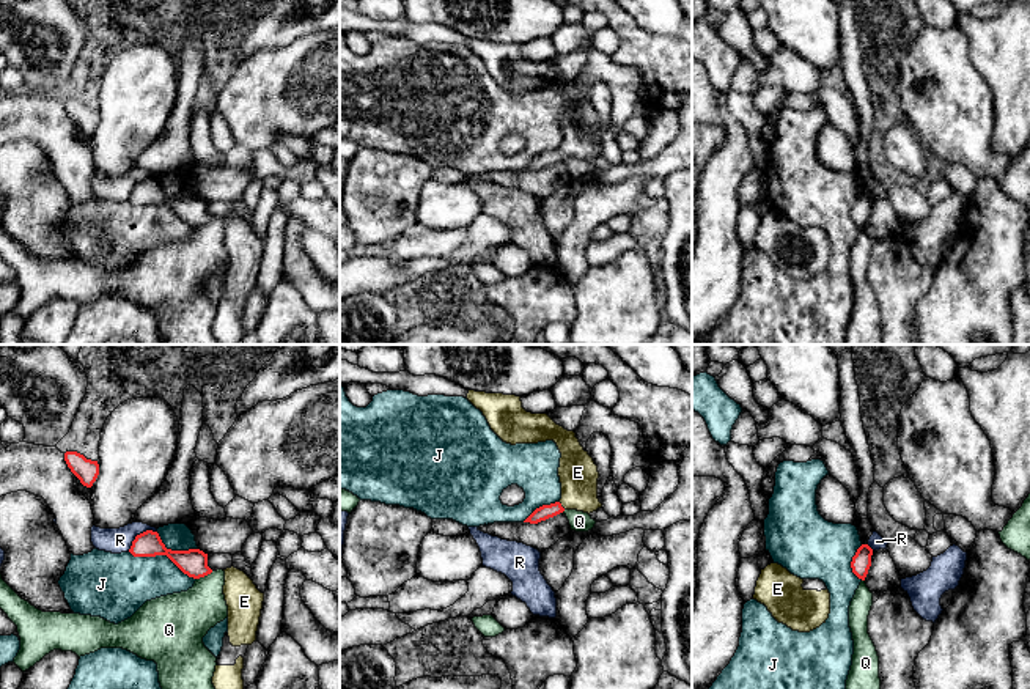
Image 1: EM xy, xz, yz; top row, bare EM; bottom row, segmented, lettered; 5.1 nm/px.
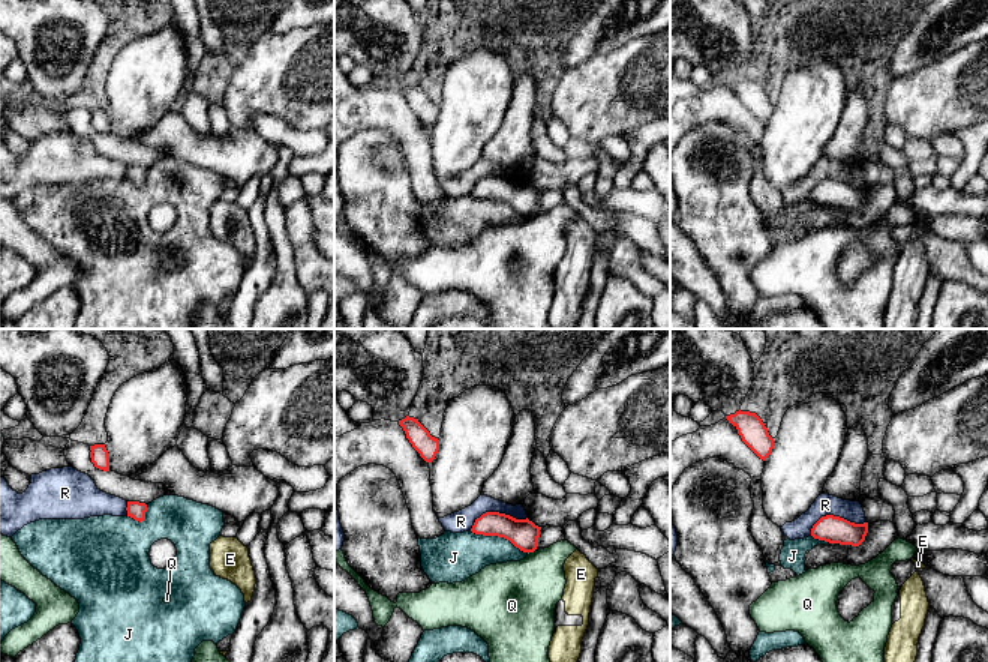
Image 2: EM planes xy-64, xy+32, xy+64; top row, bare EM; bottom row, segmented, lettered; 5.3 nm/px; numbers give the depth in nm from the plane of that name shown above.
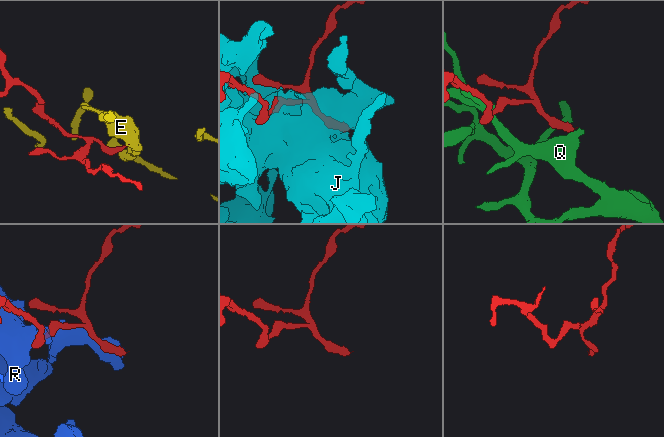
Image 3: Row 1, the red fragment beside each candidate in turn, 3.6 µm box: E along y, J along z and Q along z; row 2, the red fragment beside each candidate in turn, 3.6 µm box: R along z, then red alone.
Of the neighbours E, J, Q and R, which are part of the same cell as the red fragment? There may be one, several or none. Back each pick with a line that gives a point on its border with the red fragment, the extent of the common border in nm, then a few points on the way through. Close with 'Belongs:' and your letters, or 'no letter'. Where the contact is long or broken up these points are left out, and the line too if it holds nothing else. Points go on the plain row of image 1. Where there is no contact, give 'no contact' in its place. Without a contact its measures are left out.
E: meets red in xz at (560, 153); contact 50 nm long; runs through xz (544, 159), (560, 153), (577, 136), (577, 120)
Belongs: E

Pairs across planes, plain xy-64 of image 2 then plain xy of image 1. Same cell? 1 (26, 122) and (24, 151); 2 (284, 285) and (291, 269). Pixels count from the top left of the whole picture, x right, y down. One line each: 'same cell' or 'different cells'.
1: different cells
2: different cells

